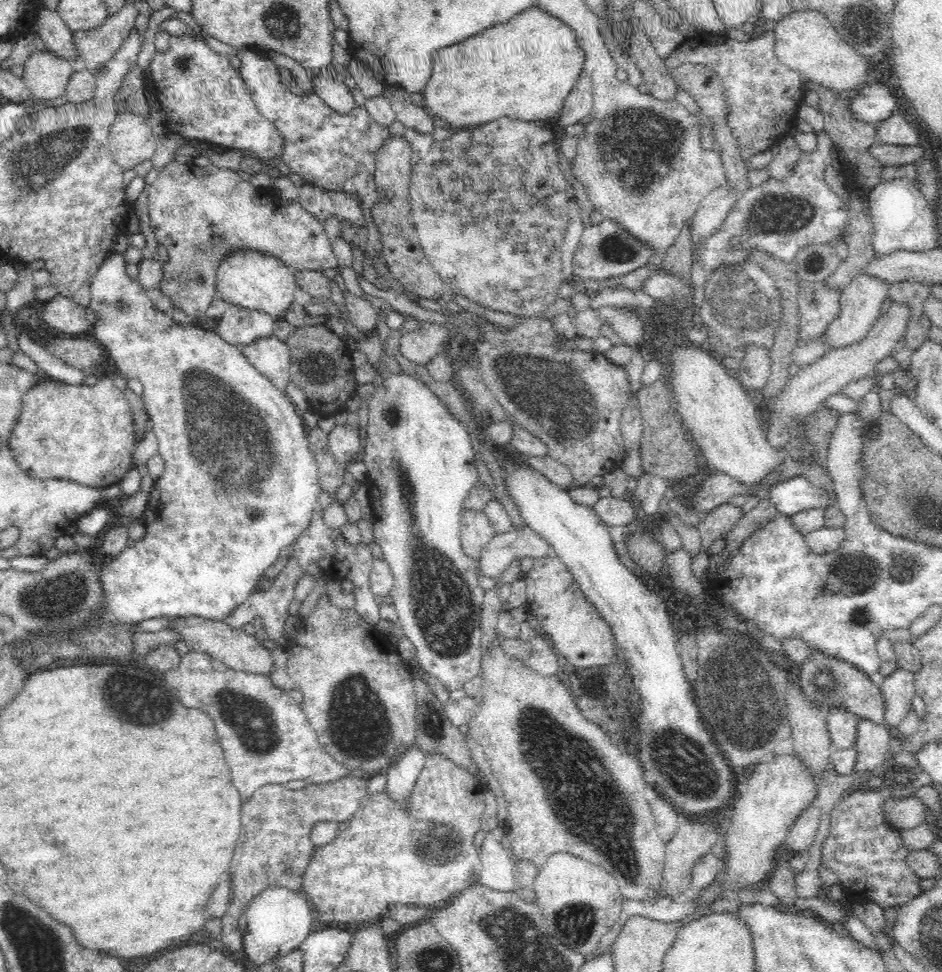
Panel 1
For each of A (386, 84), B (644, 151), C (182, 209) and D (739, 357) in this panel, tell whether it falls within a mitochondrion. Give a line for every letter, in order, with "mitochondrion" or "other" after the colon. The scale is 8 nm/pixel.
A: other
B: mitochondrion
C: mitochondrion
D: other

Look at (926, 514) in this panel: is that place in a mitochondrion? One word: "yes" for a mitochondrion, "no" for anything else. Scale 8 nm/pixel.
yes

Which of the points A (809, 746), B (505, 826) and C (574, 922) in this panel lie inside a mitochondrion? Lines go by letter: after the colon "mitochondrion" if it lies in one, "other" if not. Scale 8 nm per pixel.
A: other
B: other
C: mitochondrion

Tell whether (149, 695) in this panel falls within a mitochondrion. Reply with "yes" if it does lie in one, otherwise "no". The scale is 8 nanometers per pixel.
yes

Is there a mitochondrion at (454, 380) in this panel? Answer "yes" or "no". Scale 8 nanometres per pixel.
no

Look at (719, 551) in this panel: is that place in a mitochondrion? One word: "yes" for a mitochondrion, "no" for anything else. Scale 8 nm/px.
no

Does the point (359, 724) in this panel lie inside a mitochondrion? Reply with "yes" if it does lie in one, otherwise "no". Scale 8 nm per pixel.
yes

